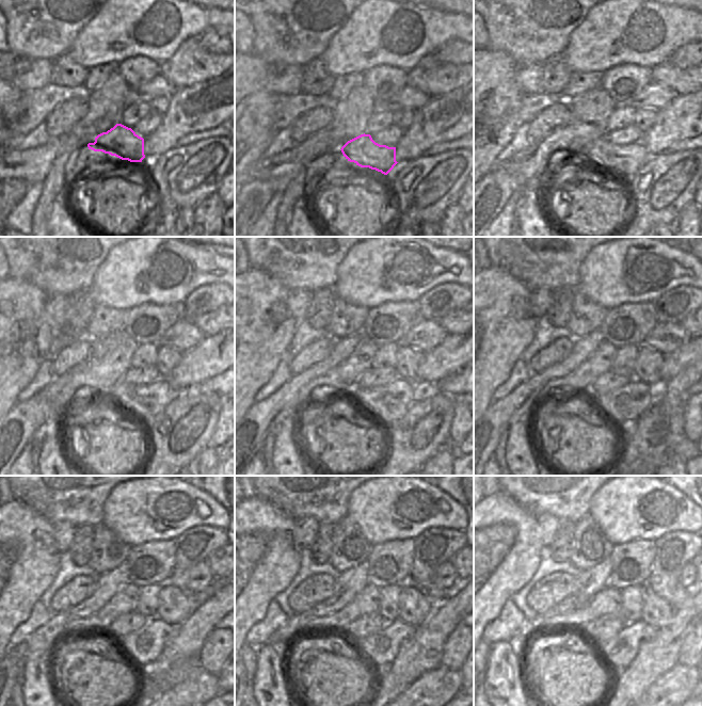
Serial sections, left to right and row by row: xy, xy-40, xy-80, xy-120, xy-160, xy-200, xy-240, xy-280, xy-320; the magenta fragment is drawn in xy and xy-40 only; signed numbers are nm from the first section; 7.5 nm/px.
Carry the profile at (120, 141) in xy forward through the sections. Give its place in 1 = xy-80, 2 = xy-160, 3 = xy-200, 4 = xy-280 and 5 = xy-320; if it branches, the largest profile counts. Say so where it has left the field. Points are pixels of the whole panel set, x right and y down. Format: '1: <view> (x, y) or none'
1: xy-80 (624, 160)
2: xy-160 (387, 403)
3: xy-200 (623, 405)
4: xy-280 (381, 648)
5: xy-320 (619, 651)

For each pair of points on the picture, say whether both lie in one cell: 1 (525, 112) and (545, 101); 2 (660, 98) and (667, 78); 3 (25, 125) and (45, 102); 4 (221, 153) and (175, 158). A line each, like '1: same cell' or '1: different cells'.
1: same cell
2: different cells
3: same cell
4: same cell

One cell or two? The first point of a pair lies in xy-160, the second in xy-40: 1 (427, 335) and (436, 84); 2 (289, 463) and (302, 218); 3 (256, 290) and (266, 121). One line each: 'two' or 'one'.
1: two
2: one
3: one

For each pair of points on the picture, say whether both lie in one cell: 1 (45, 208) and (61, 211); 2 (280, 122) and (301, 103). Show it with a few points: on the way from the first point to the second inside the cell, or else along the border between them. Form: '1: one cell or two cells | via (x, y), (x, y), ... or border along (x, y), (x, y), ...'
1: two cells | border along (62, 199), (54, 202), (47, 225)
2: one cell | via (285, 116), (296, 106)

